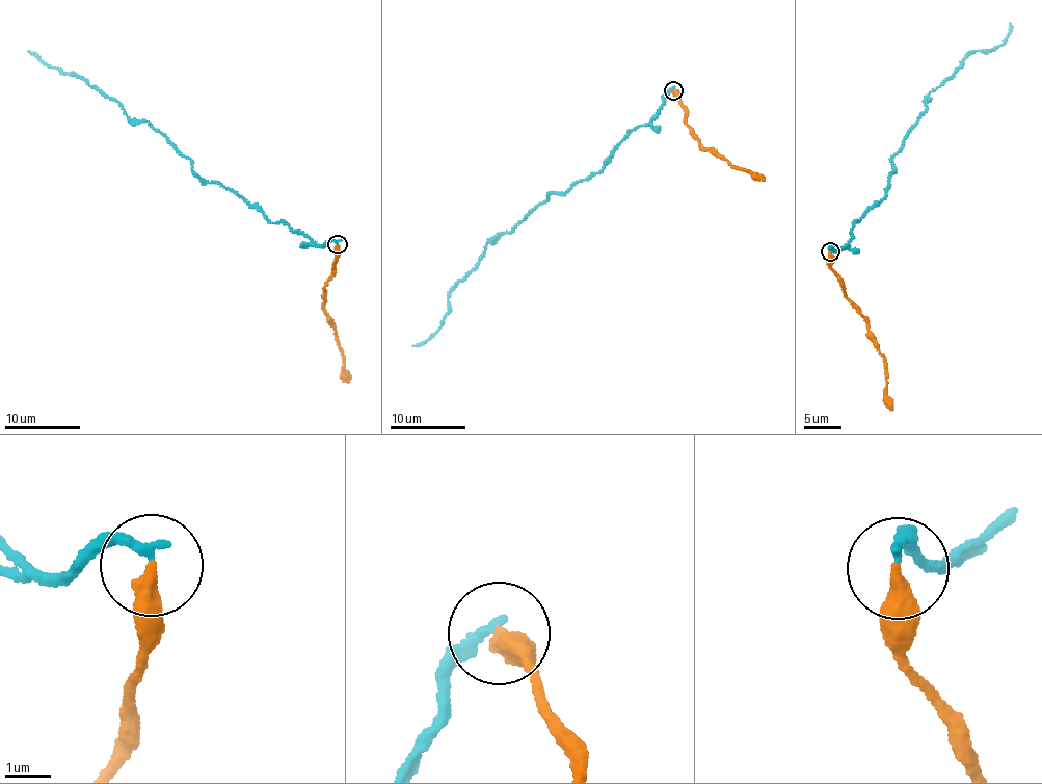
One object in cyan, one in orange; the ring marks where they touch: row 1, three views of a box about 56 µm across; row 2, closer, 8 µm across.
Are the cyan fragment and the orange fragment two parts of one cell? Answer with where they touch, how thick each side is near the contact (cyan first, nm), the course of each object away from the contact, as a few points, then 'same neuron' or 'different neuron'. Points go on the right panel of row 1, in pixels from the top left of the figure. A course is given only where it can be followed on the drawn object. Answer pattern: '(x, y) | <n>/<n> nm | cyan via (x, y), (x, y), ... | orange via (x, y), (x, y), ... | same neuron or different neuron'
(830, 251) | 240/380 nm | cyan via (829, 251), (845, 248), (855, 222), (879, 205), (930, 93), (970, 52), (1004, 43), (1010, 23) | orange via (829, 251), (831, 269), (842, 285), (845, 297), (864, 318), (867, 338), (883, 357), (886, 401), (892, 410) | different neuron

